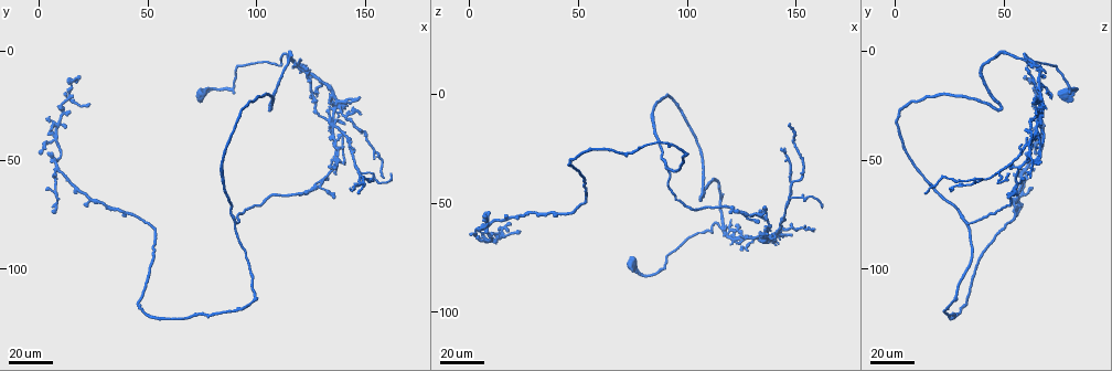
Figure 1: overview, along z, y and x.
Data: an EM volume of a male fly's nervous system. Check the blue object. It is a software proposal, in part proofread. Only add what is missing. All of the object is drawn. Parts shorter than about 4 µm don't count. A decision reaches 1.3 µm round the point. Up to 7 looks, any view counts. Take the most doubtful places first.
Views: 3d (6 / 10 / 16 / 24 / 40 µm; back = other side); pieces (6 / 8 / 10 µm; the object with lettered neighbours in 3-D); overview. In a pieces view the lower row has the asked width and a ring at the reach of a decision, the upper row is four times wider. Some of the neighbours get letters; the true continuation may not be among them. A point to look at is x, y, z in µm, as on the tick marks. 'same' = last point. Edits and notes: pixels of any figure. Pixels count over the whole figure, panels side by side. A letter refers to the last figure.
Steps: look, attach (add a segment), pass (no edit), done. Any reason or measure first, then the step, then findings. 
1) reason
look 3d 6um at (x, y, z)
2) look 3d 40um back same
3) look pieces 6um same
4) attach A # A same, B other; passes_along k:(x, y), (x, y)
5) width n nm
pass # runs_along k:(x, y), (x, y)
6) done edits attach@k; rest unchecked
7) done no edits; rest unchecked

thin end
look 3d 40um at (119, 4, 58)

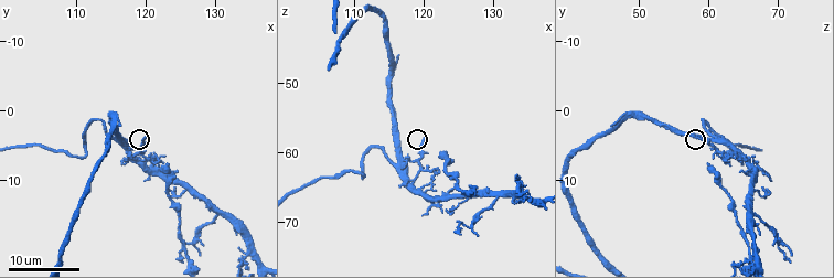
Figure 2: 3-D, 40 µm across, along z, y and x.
what lies round it
look pieces 8um at (120.5, 3.5, 58.0)

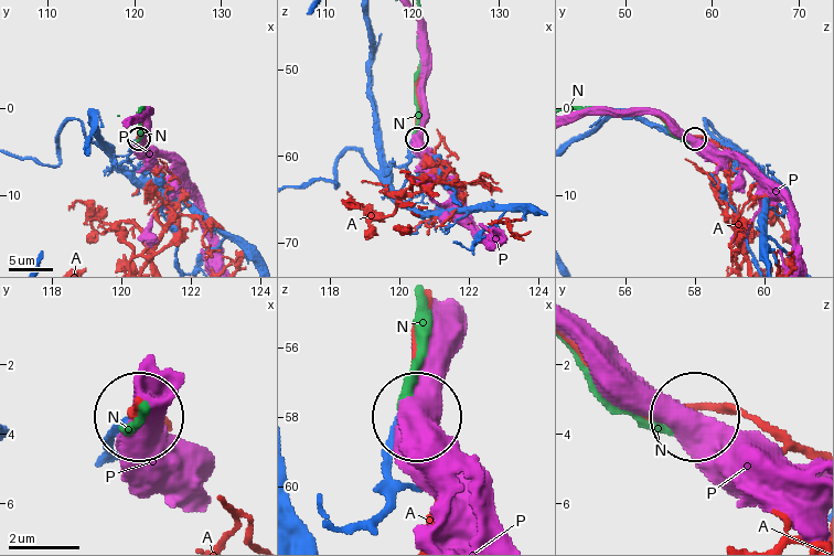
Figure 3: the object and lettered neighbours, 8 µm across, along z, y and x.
width 160 nm
pass # A other, N other, P other; none of them fits

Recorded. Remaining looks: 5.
an open end
look 3d 40um at (148, 30, 64)

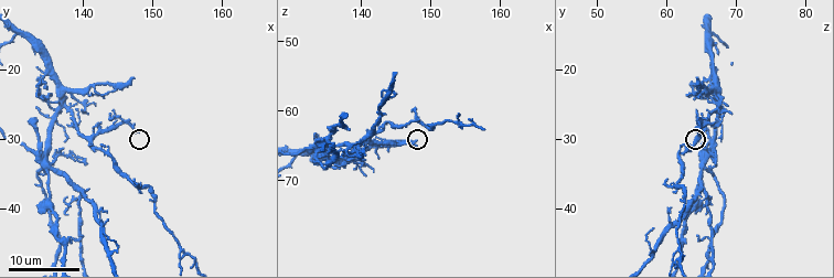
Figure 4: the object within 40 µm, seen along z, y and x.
see the neighbours
look pieces 6um at (147.5, 29.0, 64.0)

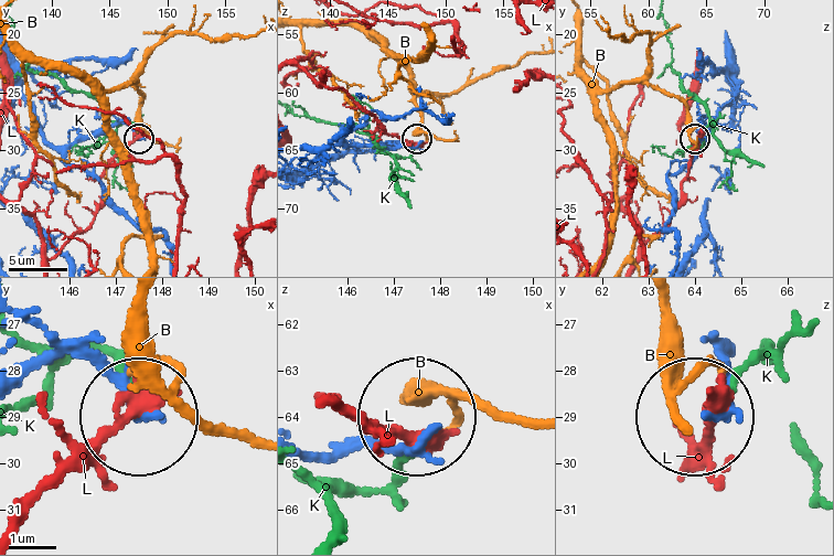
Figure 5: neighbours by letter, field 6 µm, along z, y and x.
pass # B other, K other, L other; runs_along 5:(18, 384), (77, 360), (145, 415); none of them fits

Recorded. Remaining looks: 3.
end of a long branch
look 3d 24um at (161, 56, 52)

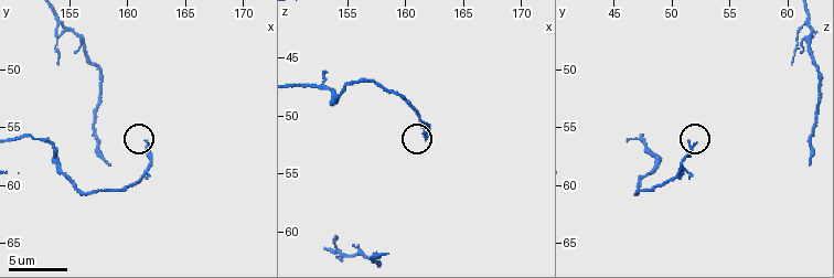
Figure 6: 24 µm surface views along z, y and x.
what lies round it
look pieces 8um at (161.8, 56.6, 51.8)

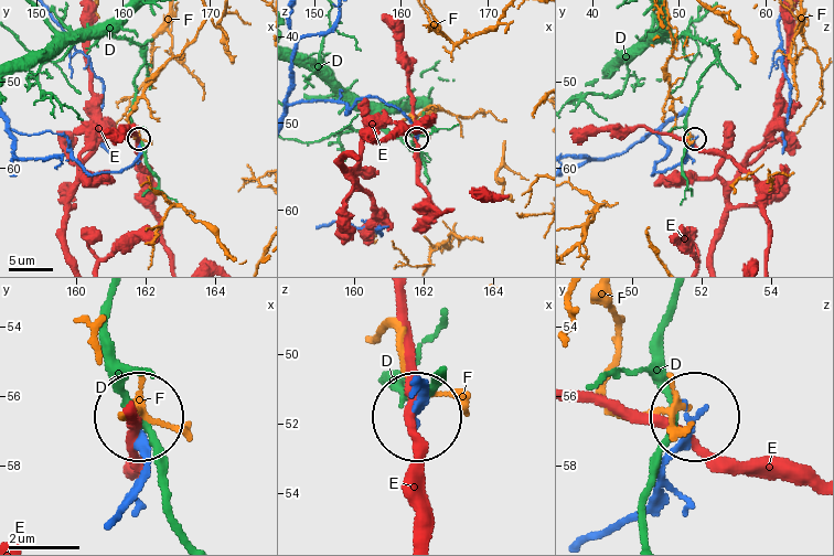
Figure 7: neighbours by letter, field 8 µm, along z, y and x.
width 120 nm
pass # D other, E other, F other; none of them fits

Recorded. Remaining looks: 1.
done no edits; rest unchecked

